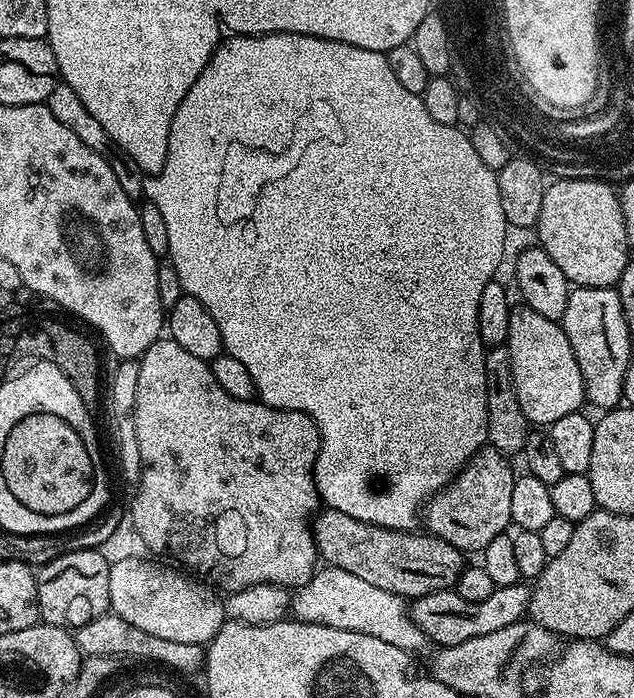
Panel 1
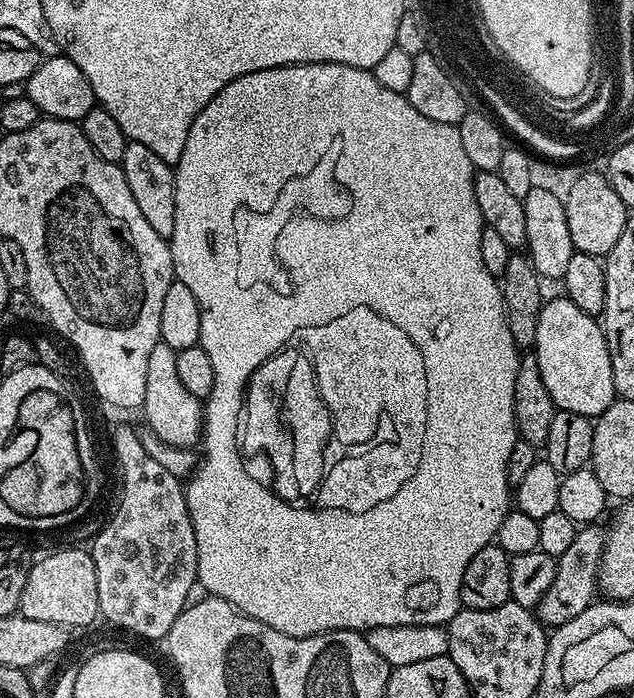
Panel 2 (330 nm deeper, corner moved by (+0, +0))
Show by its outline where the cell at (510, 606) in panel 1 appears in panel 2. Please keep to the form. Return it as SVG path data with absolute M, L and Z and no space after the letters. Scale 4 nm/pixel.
M596 526L581 527L574 543L566 549L566 554L558 558L554 582L550 585L550 590L542 594L542 602L534 609L541 624L555 626L570 622L570 618L578 618L578 614L582 614L582 610L586 610L597 599L600 559L604 553L605 538L605 533L598 529Z

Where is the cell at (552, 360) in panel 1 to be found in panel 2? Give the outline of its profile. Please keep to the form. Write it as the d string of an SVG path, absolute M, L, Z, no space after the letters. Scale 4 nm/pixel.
M557 296L557 300L545 302L538 314L534 355L538 370L542 370L542 382L546 382L546 390L550 390L550 398L559 411L589 418L601 416L617 399L610 350L601 321L586 314L586 310L578 310L567 296Z

